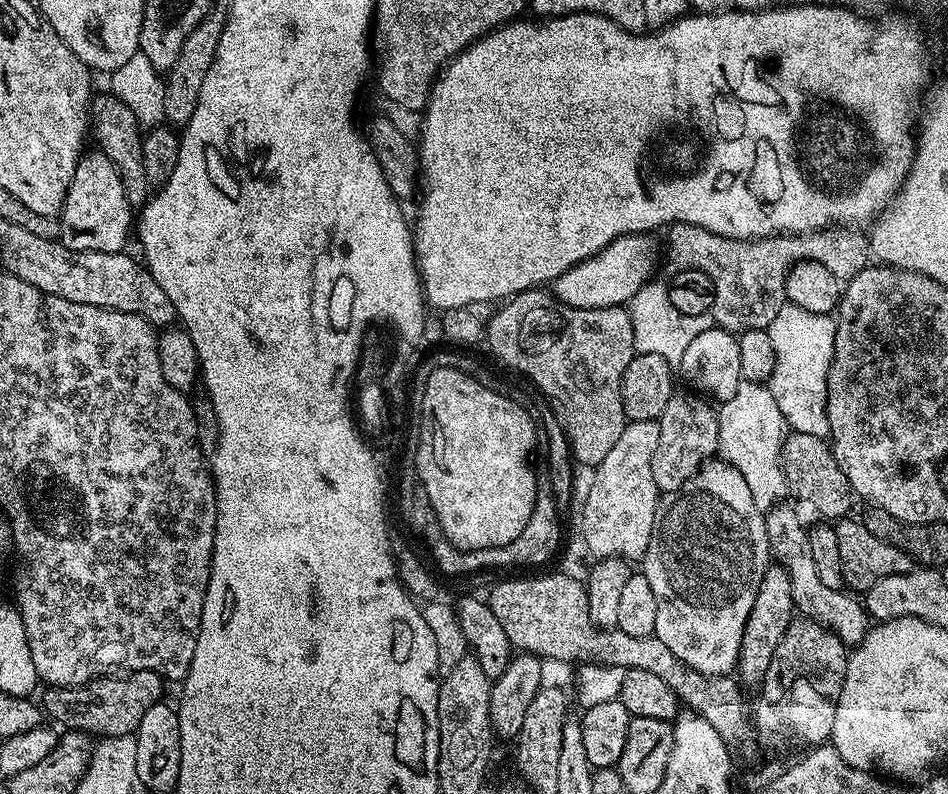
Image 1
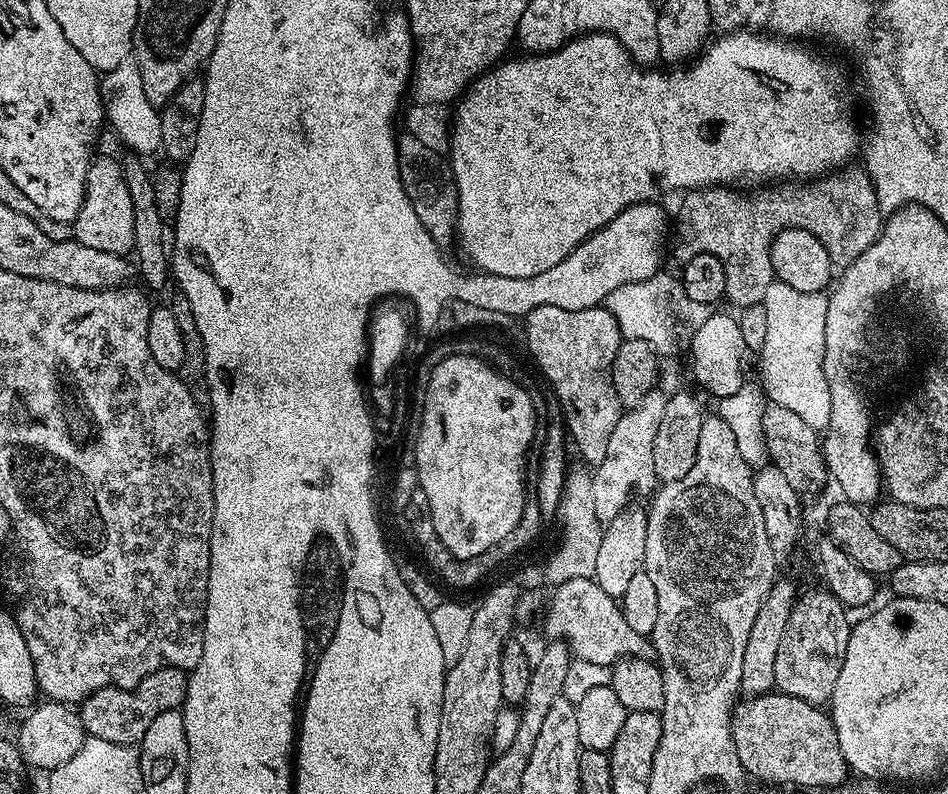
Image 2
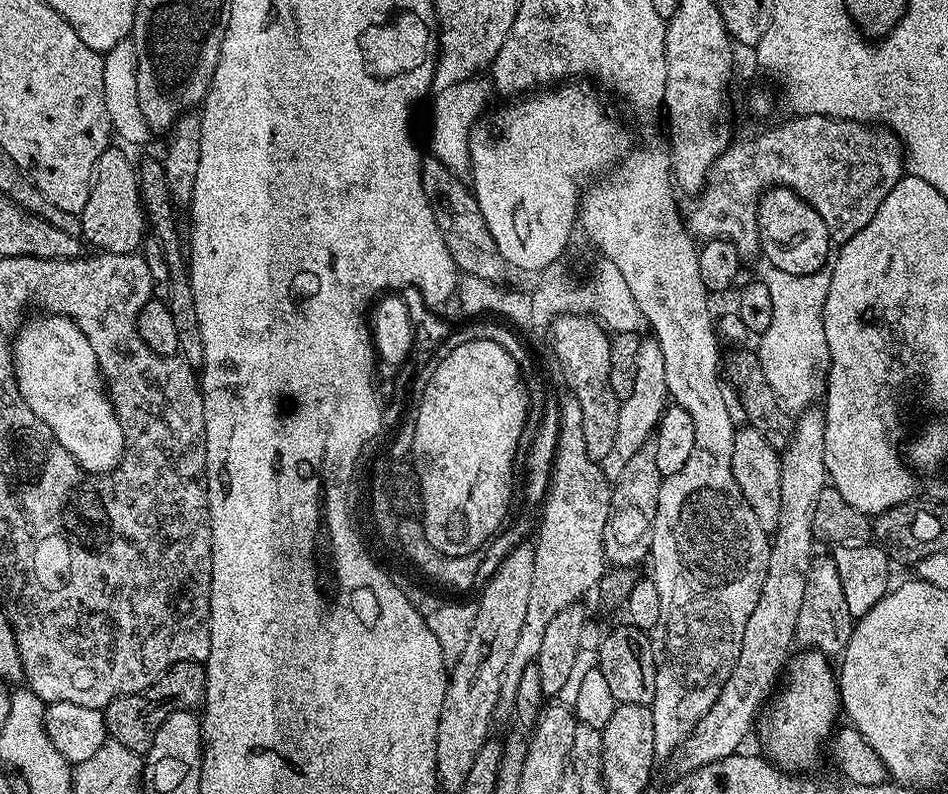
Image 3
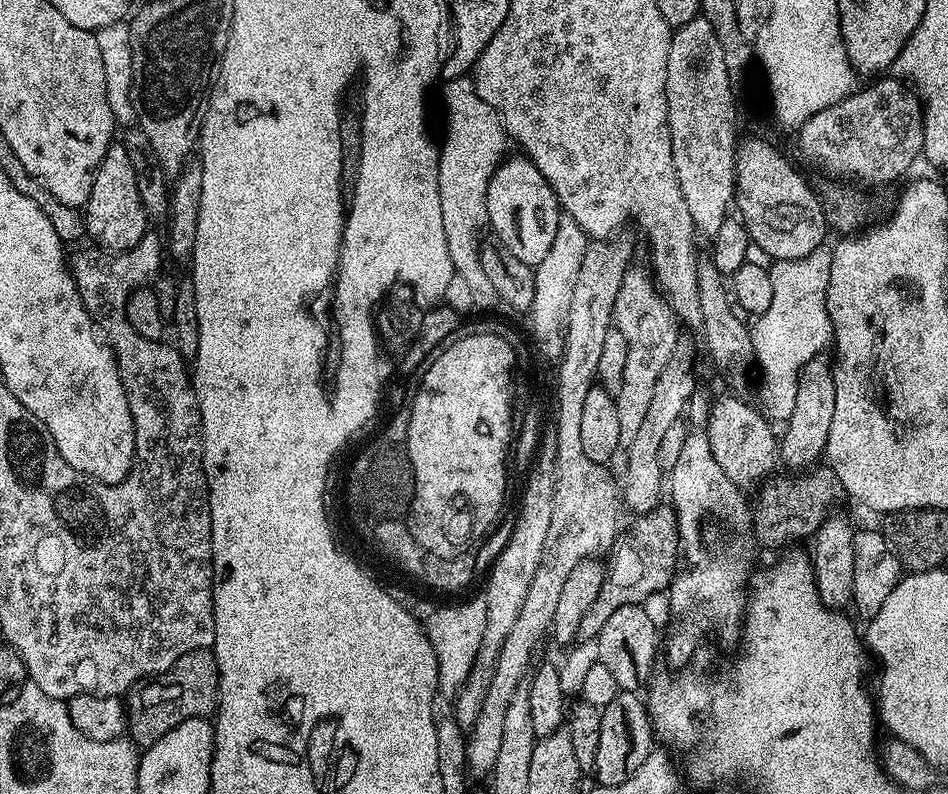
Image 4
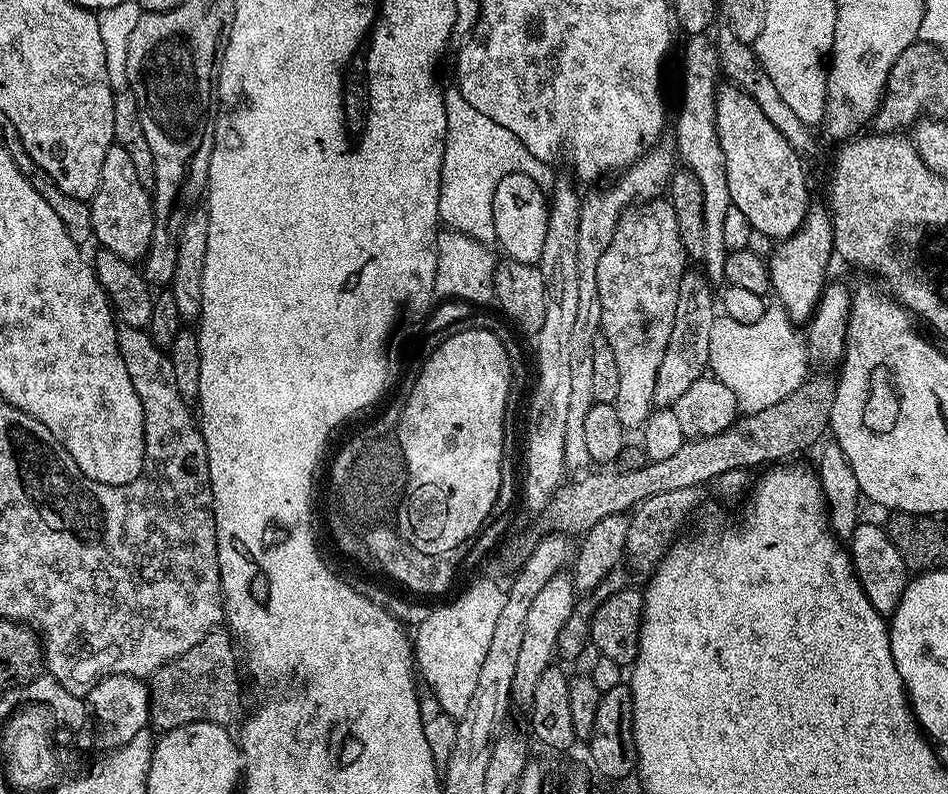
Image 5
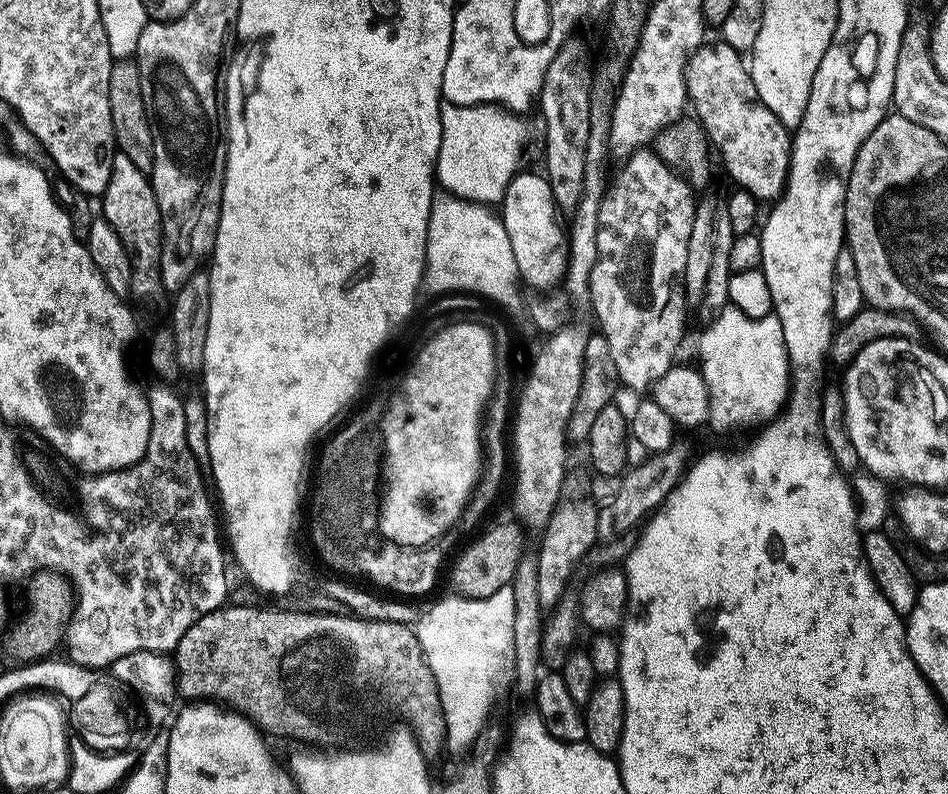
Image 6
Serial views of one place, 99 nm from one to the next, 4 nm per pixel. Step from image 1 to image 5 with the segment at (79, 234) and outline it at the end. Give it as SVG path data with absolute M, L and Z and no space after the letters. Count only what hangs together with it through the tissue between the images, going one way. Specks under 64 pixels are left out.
M113 142L110 150L106 150L106 158L102 161L102 178L98 182L98 190L92 195L90 207L95 243L100 243L101 249L118 254L118 258L123 260L143 261L152 245L156 225L154 200L149 189L144 188L138 179L138 170L130 154L126 154L120 144Z

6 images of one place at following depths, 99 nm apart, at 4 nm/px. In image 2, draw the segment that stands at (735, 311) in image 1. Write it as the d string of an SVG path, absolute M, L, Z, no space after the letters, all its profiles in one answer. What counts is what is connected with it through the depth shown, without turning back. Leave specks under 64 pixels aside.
M834 174L825 178L817 178L811 182L805 183L800 188L784 188L781 192L764 192L761 196L752 196L747 200L744 196L739 196L736 190L729 190L724 186L709 186L699 190L692 190L687 193L688 196L680 204L680 209L674 212L674 240L676 236L676 256L677 261L683 262L694 258L698 254L710 254L714 258L718 258L718 262L722 262L724 273L726 274L726 290L724 295L727 303L736 304L737 309L749 308L755 304L764 303L764 295L766 294L766 286L770 286L773 282L772 274L772 238L777 236L784 228L804 228L808 232L812 232L822 242L822 246L826 246L826 250L830 254L833 265L847 266L853 264L861 254L866 251L869 246L880 237L880 229L882 227L882 213L876 207L876 185L873 184L871 176L861 174L861 176L840 176L844 174Z

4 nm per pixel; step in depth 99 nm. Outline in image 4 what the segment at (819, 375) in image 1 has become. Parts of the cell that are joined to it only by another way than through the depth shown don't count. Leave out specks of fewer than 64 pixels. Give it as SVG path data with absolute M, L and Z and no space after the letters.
M821 246L801 260L778 260L768 268L770 283L774 285L774 302L766 314L755 317L751 325L752 345L756 355L755 367L760 372L760 400L762 412L769 421L786 422L794 411L800 371L816 355L823 353L832 336L831 318L827 310L827 284L830 282L832 248Z

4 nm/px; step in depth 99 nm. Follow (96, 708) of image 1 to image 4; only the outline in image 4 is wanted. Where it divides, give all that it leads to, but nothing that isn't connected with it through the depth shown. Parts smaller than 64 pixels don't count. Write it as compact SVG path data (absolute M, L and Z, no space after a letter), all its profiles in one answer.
M208 650L187 652L185 656L178 658L178 662L174 662L172 668L167 668L159 676L153 676L131 689L127 697L129 700L126 700L126 732L137 749L154 746L154 742L158 742L162 734L170 734L170 730L174 730L174 726L182 726L182 722L208 718L215 713L218 681L213 660L214 657Z

